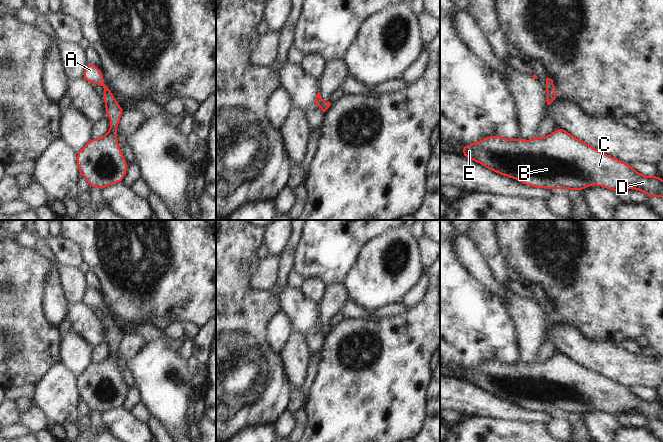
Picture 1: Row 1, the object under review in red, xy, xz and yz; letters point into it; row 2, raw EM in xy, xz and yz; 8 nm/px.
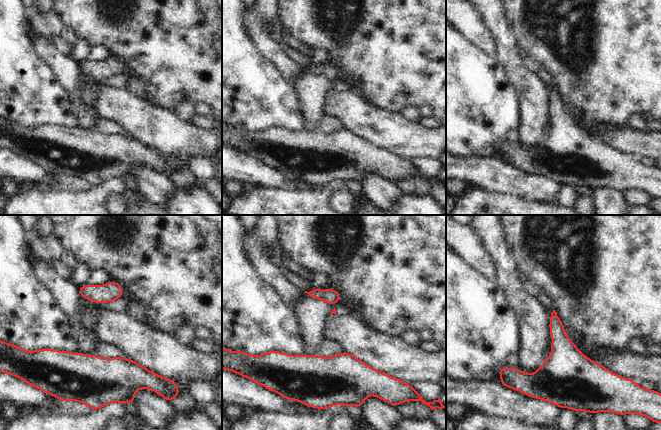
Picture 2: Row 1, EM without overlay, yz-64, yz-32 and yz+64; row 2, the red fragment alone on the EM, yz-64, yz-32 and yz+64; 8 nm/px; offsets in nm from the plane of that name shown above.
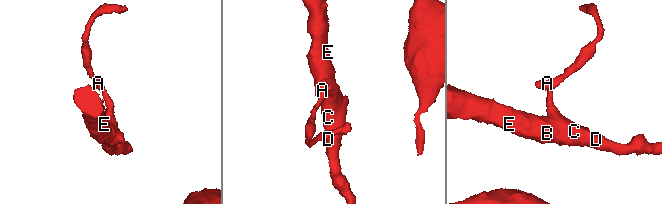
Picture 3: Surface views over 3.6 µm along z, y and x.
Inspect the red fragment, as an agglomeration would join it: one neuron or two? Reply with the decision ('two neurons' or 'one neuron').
one neuron

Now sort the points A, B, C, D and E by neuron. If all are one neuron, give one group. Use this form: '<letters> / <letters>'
A B C D E

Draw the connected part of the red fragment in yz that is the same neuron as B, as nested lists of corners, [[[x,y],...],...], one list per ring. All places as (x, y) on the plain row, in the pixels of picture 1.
[[[563,352],[555,354],[545,362],[536,360],[532,364],[521,364],[518,362],[507,364],[502,360],[488,360],[473,368],[463,370],[462,377],[468,383],[482,388],[487,393],[493,394],[497,398],[517,403],[522,408],[537,413],[548,412],[554,414],[556,412],[563,412],[565,414],[574,413],[583,415],[590,409],[598,409],[615,416],[622,413],[637,413],[647,418],[650,422],[663,422],[663,405],[661,401],[643,400],[628,387],[594,373],[591,369],[574,361]]]

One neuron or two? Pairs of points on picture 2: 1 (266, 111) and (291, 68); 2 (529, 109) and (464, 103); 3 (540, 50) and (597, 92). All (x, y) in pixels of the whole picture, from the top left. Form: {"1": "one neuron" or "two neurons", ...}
{"1": "two neurons", "2": "two neurons", "3": "one neuron"}

